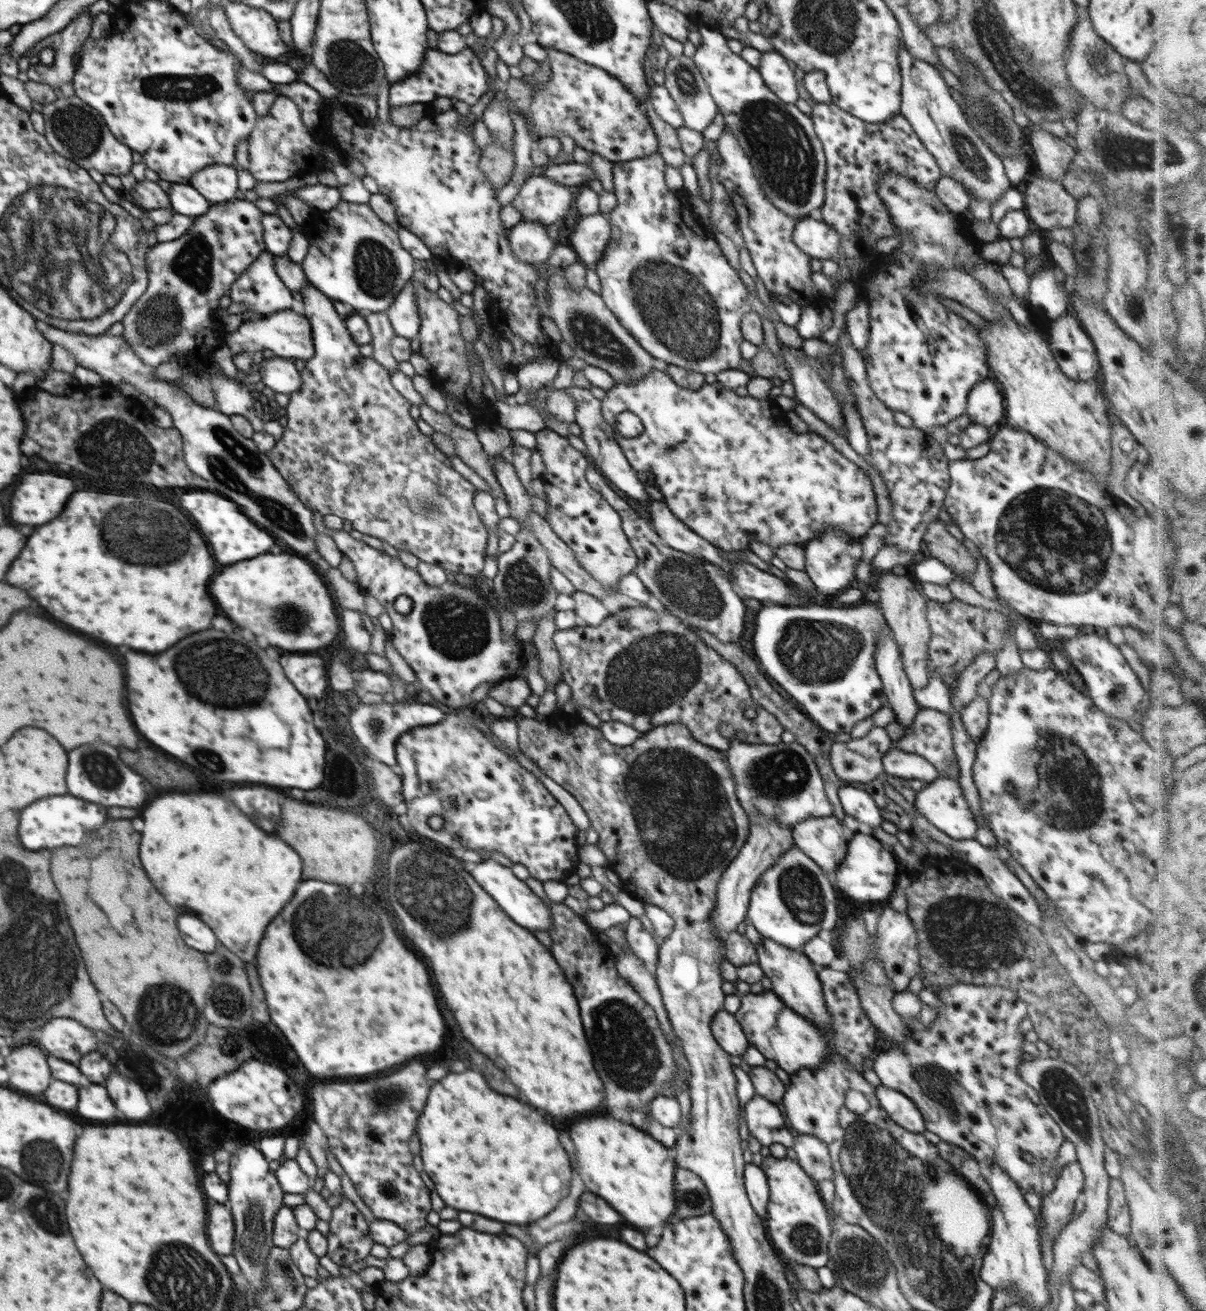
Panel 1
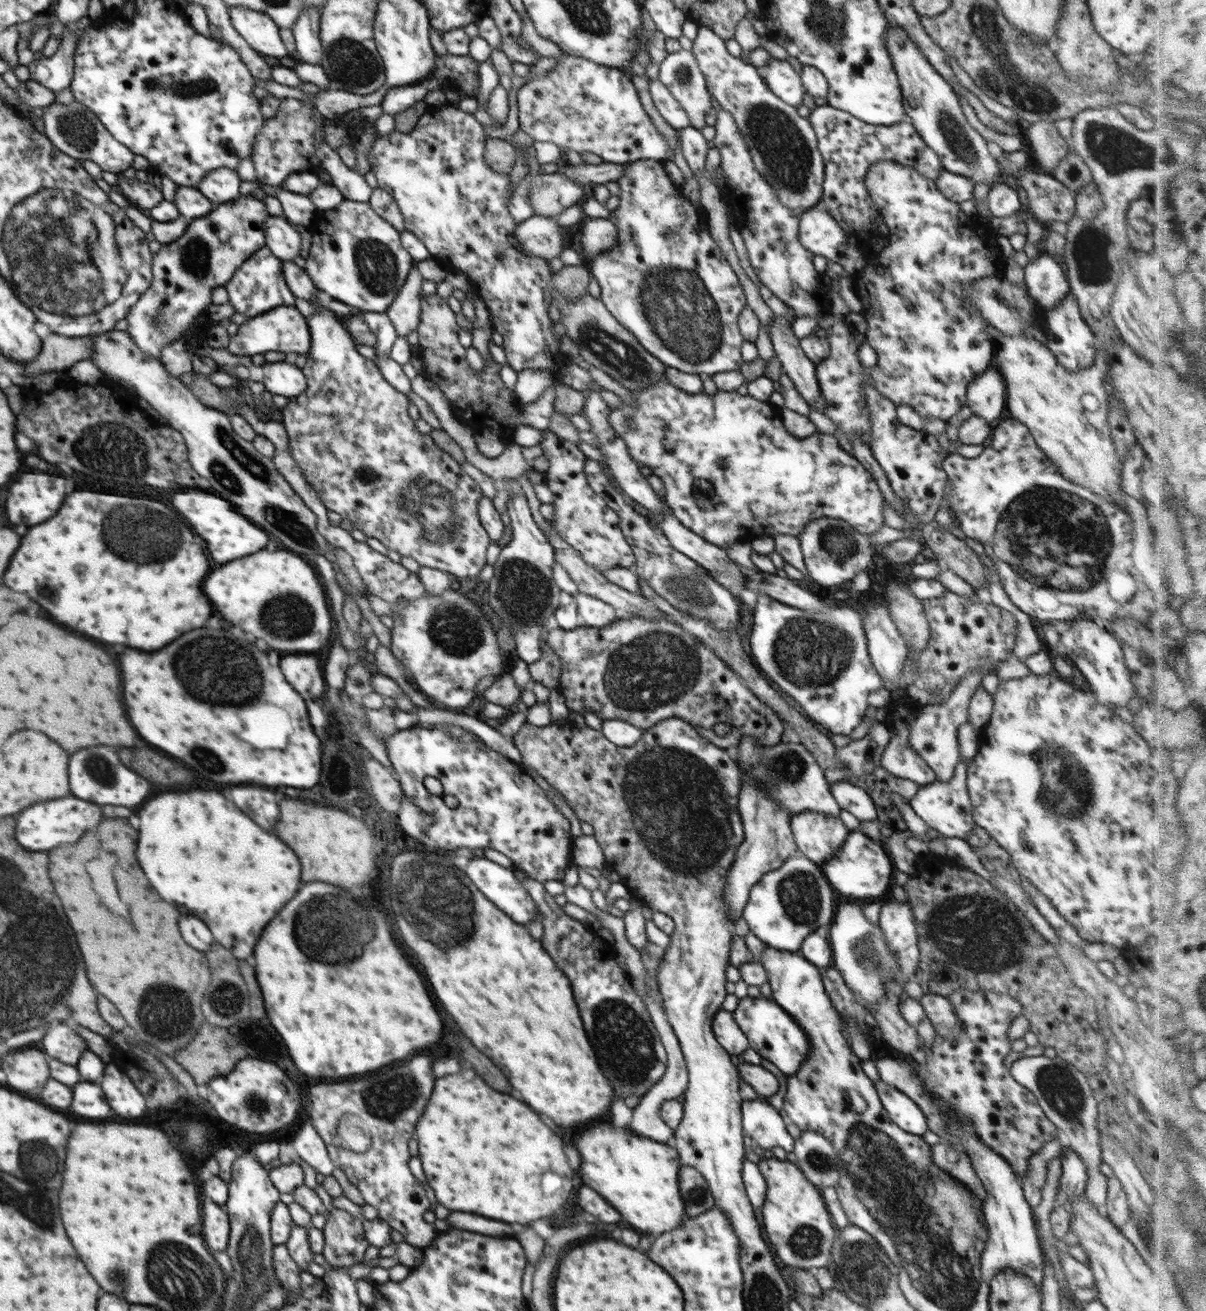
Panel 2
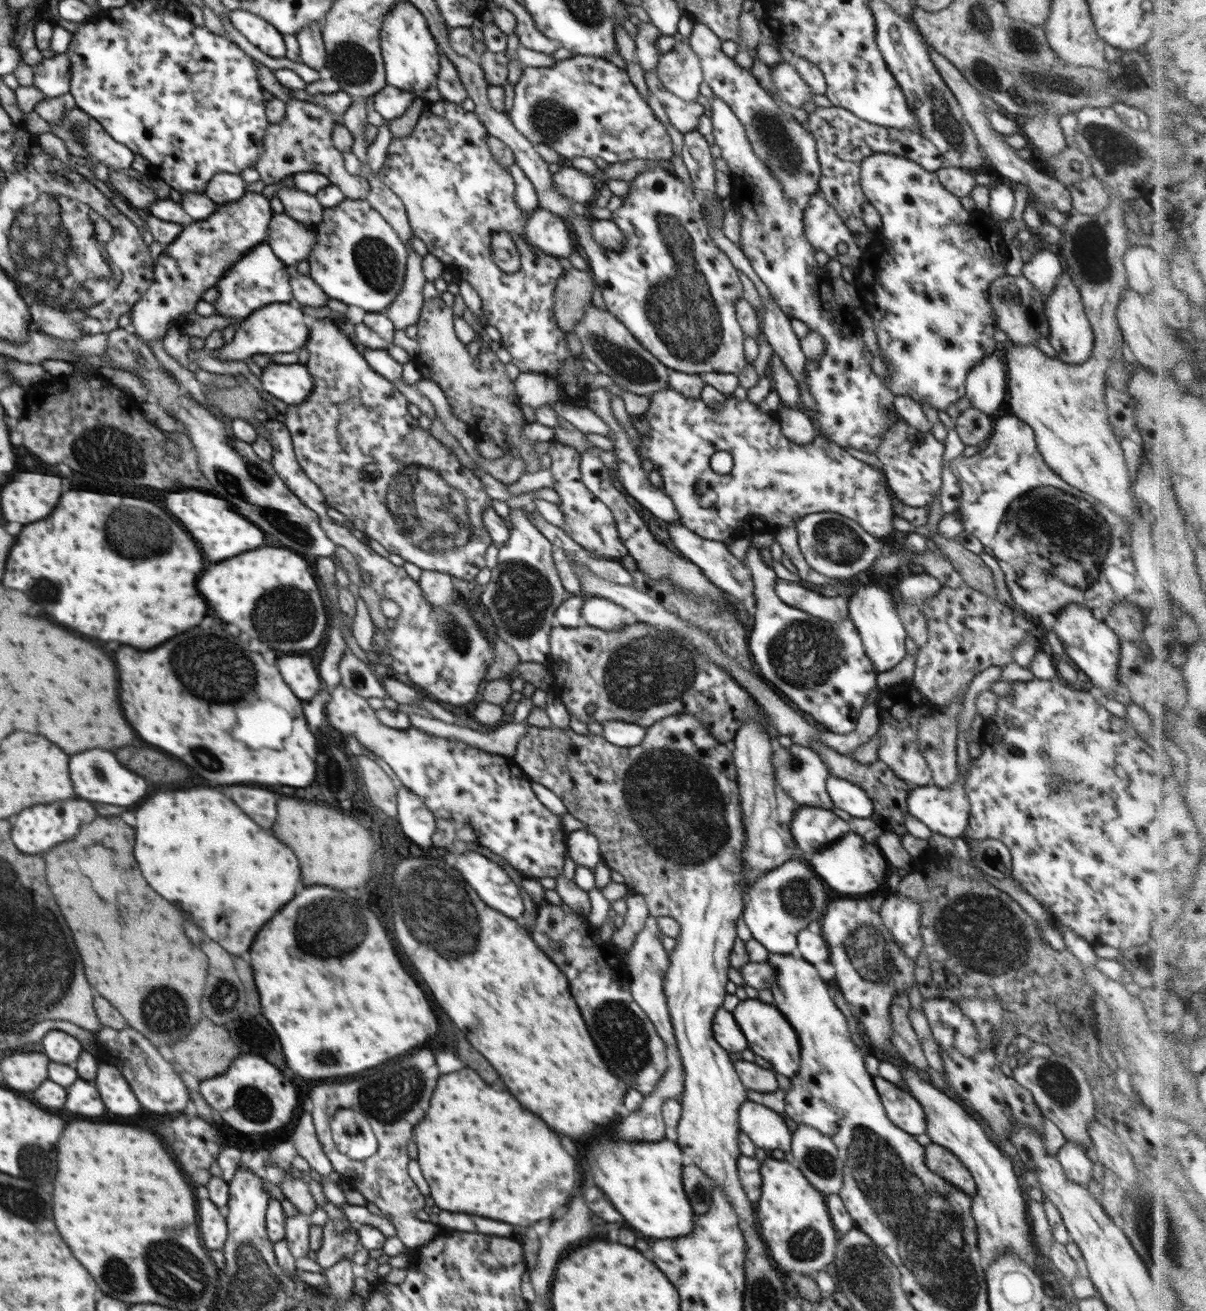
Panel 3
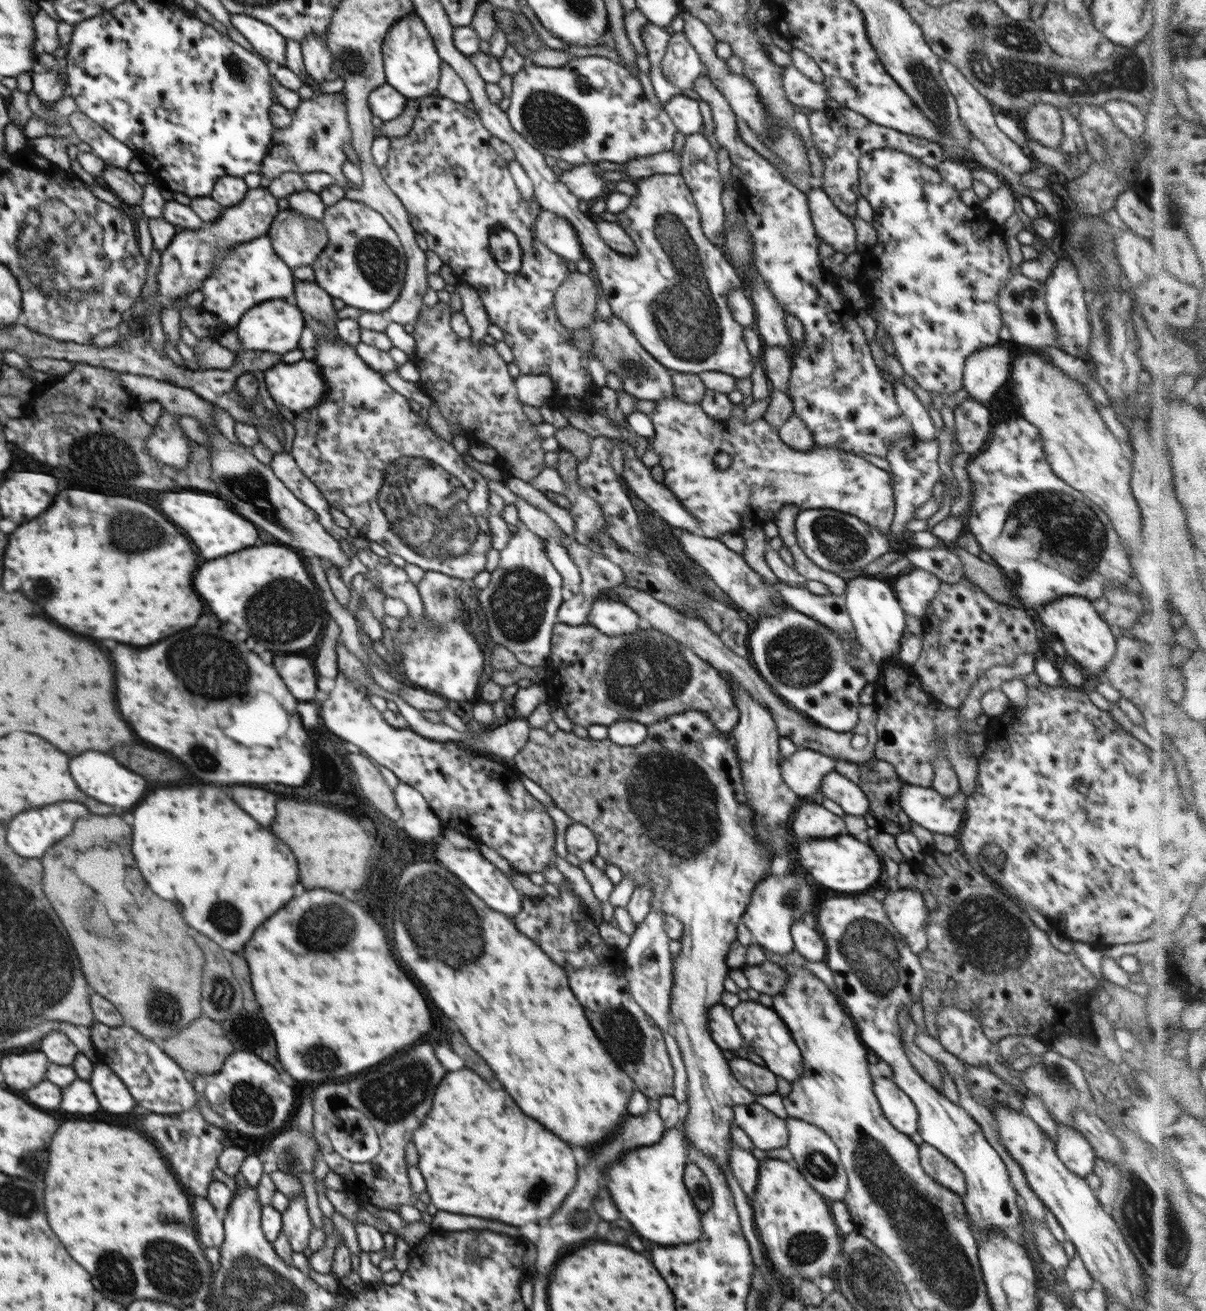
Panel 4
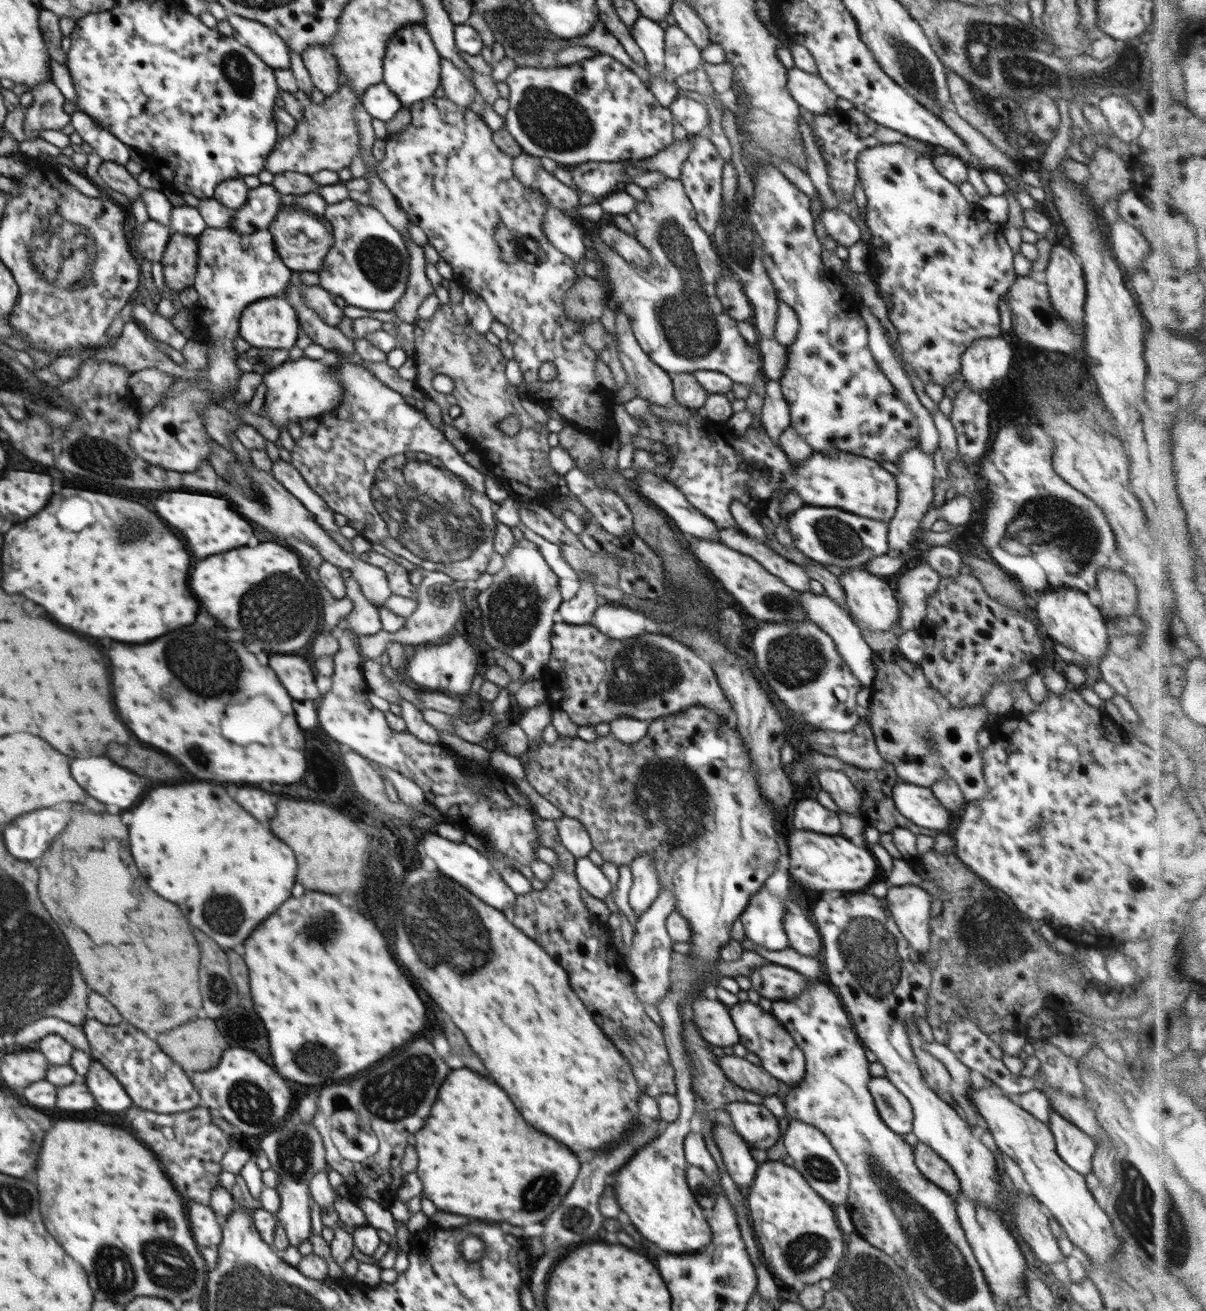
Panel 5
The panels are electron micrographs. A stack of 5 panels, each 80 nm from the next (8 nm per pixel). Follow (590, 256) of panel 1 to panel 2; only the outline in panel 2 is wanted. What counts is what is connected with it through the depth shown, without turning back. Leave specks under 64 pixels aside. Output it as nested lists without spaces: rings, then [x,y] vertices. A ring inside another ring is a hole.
[[[585,218],[582,230],[580,230],[580,246],[584,256],[590,261],[594,257],[608,252],[612,246],[618,242],[618,229],[608,219],[604,218]]]

